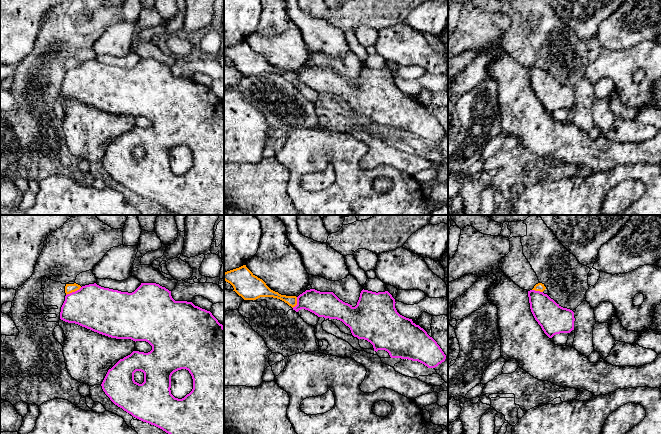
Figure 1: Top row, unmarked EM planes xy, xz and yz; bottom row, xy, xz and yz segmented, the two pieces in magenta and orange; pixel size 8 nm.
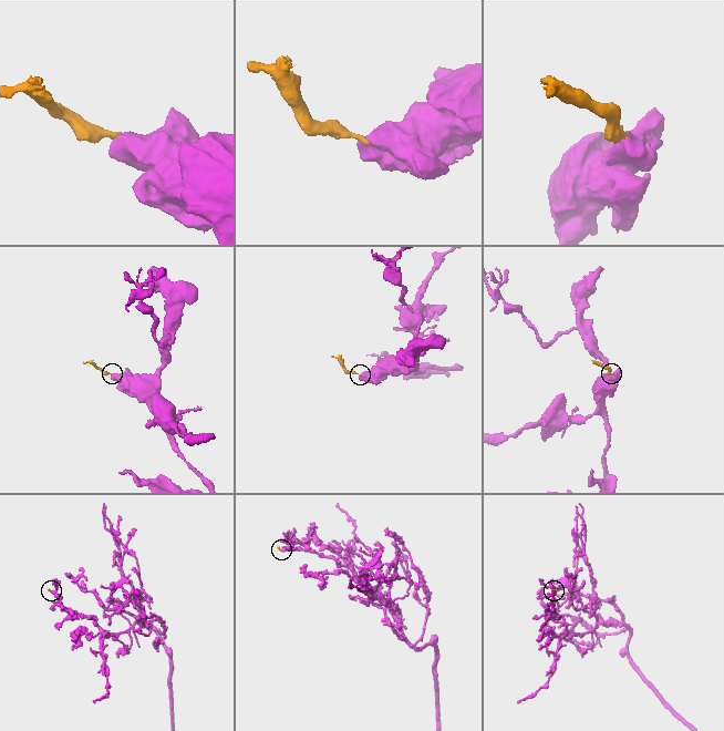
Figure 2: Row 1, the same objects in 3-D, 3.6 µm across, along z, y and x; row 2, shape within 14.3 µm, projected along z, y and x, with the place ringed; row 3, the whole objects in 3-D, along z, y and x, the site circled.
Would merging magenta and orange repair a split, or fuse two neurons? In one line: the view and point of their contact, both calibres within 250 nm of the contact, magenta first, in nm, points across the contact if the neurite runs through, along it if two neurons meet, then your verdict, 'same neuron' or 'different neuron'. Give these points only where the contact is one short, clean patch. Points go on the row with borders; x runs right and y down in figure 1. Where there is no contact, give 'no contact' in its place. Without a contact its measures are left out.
xy (73, 292) | 360/80 nm | along xy (81, 287), (66, 295) | different neuron

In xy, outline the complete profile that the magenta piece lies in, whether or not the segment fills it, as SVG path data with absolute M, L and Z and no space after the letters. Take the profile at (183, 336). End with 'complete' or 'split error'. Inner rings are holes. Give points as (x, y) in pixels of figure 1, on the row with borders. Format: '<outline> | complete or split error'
M94 283L65 296L60 319L111 338L146 341L152 346L148 353L133 351L108 370L101 386L115 405L168 434L224 434L224 327L210 311L192 302L175 301L171 291L156 283L141 283L132 293L104 288ZM181 369L191 374L193 389L184 398L178 399L171 394L171 376ZM136 371L144 373L142 384L134 380Z | complete

